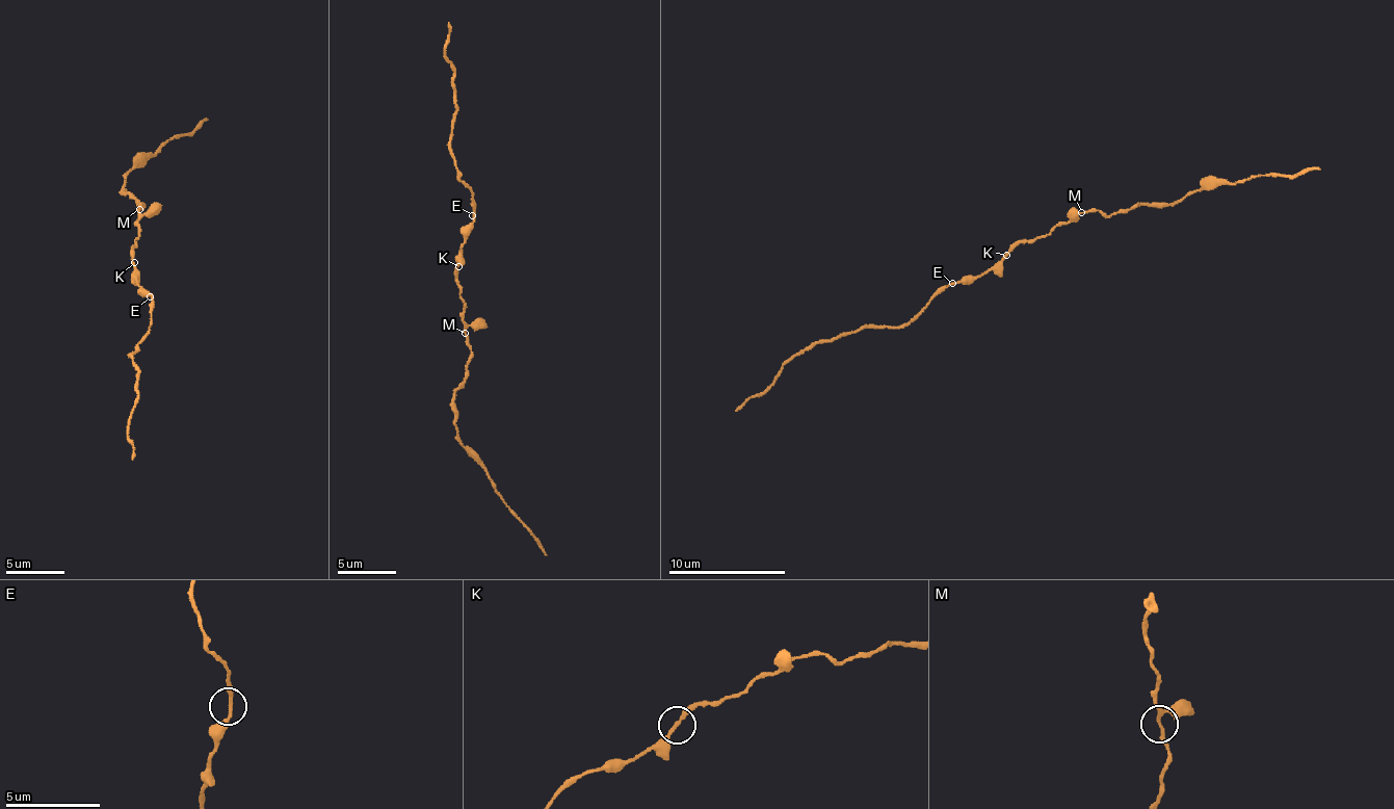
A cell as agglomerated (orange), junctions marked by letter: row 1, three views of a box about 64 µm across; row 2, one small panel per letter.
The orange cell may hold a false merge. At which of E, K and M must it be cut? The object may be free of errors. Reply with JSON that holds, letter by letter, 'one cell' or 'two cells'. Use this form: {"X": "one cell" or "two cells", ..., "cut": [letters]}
{"E": "one cell", "K": "one cell", "M": "one cell", "cut": []}

